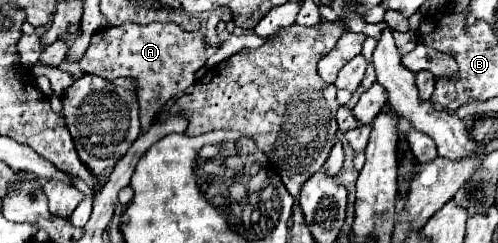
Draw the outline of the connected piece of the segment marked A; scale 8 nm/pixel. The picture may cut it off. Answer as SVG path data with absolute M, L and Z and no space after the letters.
M123 23L93 33L91 45L79 61L83 73L93 73L103 79L133 77L137 81L137 95L141 107L141 131L149 131L159 109L177 93L185 93L195 83L195 71L217 51L215 45L205 45L201 31L187 33L175 23L135 25Z

